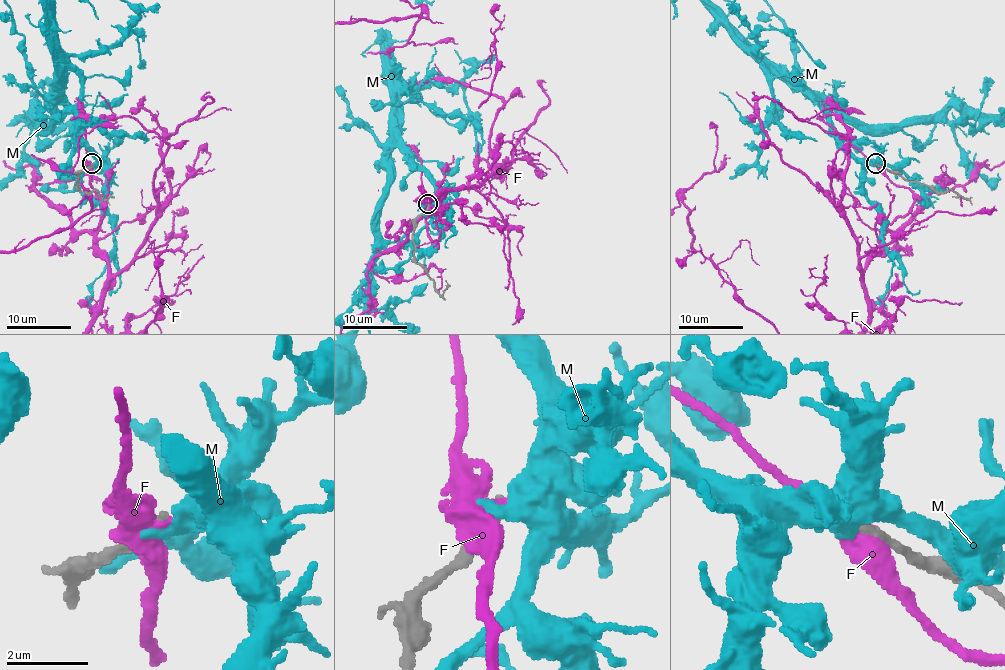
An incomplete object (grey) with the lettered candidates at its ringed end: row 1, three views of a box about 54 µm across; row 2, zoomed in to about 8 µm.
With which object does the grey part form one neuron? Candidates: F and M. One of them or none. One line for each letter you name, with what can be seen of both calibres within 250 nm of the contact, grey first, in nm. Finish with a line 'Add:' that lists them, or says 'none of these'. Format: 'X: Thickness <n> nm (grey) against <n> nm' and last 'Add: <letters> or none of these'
Add: none of these

